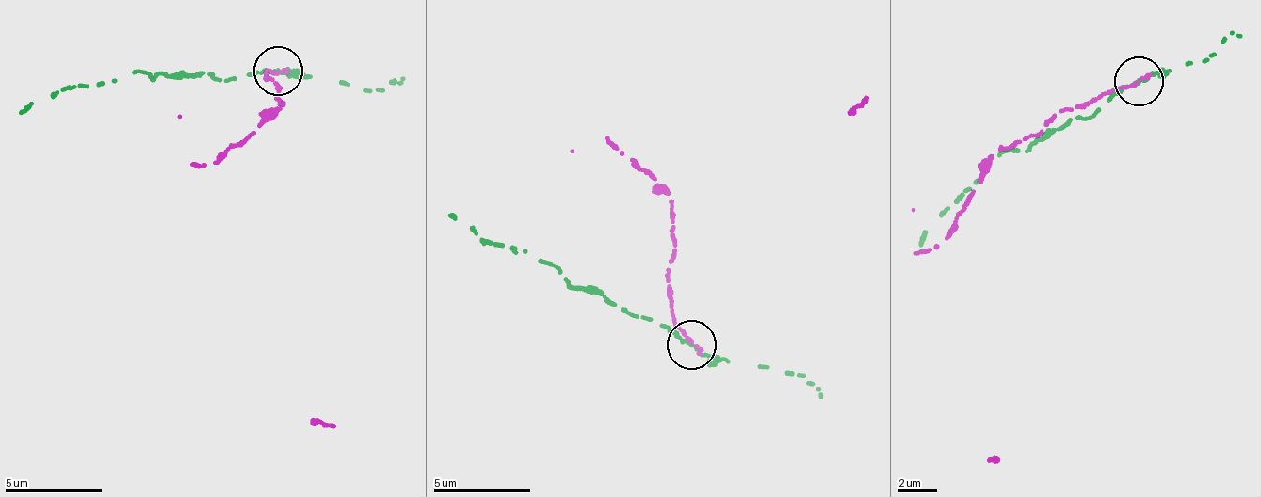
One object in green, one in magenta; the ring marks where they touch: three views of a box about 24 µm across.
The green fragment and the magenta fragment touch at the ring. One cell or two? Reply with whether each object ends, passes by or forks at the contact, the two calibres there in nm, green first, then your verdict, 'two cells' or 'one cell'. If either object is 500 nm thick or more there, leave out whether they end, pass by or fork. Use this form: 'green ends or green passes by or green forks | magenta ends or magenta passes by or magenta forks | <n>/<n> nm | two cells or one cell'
green passes by | magenta ends | 170/280 nm | two cells

